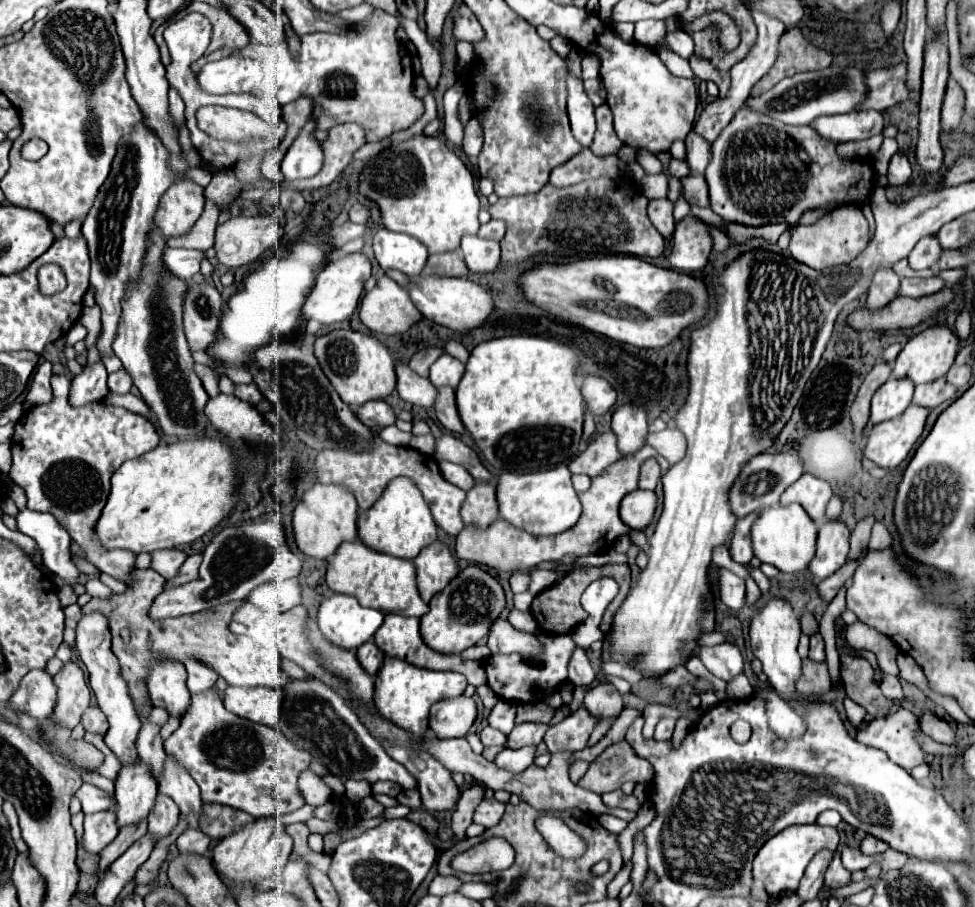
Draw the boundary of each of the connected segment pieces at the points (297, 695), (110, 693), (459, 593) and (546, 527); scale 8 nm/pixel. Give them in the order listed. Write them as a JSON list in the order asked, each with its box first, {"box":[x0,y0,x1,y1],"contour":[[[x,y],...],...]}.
[{"box":[280,674,416,788],"contour":[[[312,674],[306,680],[290,680],[284,688],[284,702],[280,714],[280,730],[288,740],[292,740],[300,750],[310,752],[312,758],[318,758],[328,772],[342,780],[366,780],[374,784],[378,780],[400,782],[404,788],[416,788],[416,780],[374,740],[368,728],[360,722],[356,712],[348,702],[328,684],[320,682]]]},{"box":[76,612,142,764],"contour":[[[88,612],[82,616],[82,620],[78,622],[78,630],[76,630],[76,650],[90,674],[90,688],[96,694],[98,706],[106,714],[108,724],[110,724],[108,732],[104,734],[104,742],[116,754],[120,764],[134,764],[138,760],[136,758],[136,738],[138,738],[142,722],[128,696],[126,682],[120,676],[120,666],[110,650],[110,640],[112,640],[112,634],[108,630],[108,618],[104,618],[104,614]]]},{"box":[420,564,506,654],"contour":[[[468,564],[458,572],[456,578],[450,580],[442,592],[430,600],[430,612],[420,618],[420,632],[430,648],[436,648],[442,654],[460,654],[488,636],[492,622],[500,618],[504,608],[506,598],[498,578],[486,572],[482,566]]]},{"box":[496,464,582,536],"contour":[[[558,464],[550,470],[542,472],[504,472],[498,478],[496,494],[498,494],[498,508],[500,518],[512,522],[514,526],[534,534],[534,536],[552,536],[568,530],[580,518],[582,504],[578,500],[576,490],[572,488],[570,470],[566,464]]]}]

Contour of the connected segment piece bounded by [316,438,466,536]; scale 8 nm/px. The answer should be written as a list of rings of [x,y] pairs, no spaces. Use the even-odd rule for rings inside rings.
[[[382,438],[372,442],[372,448],[366,452],[352,452],[352,450],[322,450],[316,456],[316,476],[320,482],[336,482],[336,484],[344,484],[346,488],[350,488],[358,500],[360,510],[368,510],[382,494],[382,490],[386,488],[386,484],[392,478],[398,476],[406,476],[412,478],[416,482],[416,486],[420,488],[420,492],[424,494],[434,522],[448,534],[448,536],[456,536],[460,534],[460,530],[464,528],[464,522],[460,518],[460,506],[464,502],[466,492],[454,484],[450,484],[440,468],[438,462],[434,460],[434,456],[422,454],[414,448],[402,448],[402,446],[392,446],[388,442],[384,442]]]

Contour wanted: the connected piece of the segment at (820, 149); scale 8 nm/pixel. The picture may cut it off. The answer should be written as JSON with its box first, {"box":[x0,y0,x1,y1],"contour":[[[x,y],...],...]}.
{"box":[706,106,876,226],"contour":[[[744,106],[714,142],[712,160],[706,168],[710,208],[726,222],[746,226],[784,220],[794,226],[806,208],[832,200],[848,204],[866,198],[874,188],[874,180],[876,172],[868,160],[840,160],[836,144],[820,138],[810,126],[788,126]]]}

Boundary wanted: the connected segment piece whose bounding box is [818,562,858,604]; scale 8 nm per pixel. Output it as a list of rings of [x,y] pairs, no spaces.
[[[846,562],[838,572],[834,572],[832,576],[828,576],[826,580],[822,580],[822,582],[818,584],[818,596],[820,596],[826,604],[830,604],[830,600],[836,596],[836,592],[846,584],[848,576],[854,574],[856,566],[858,566],[858,562]]]

